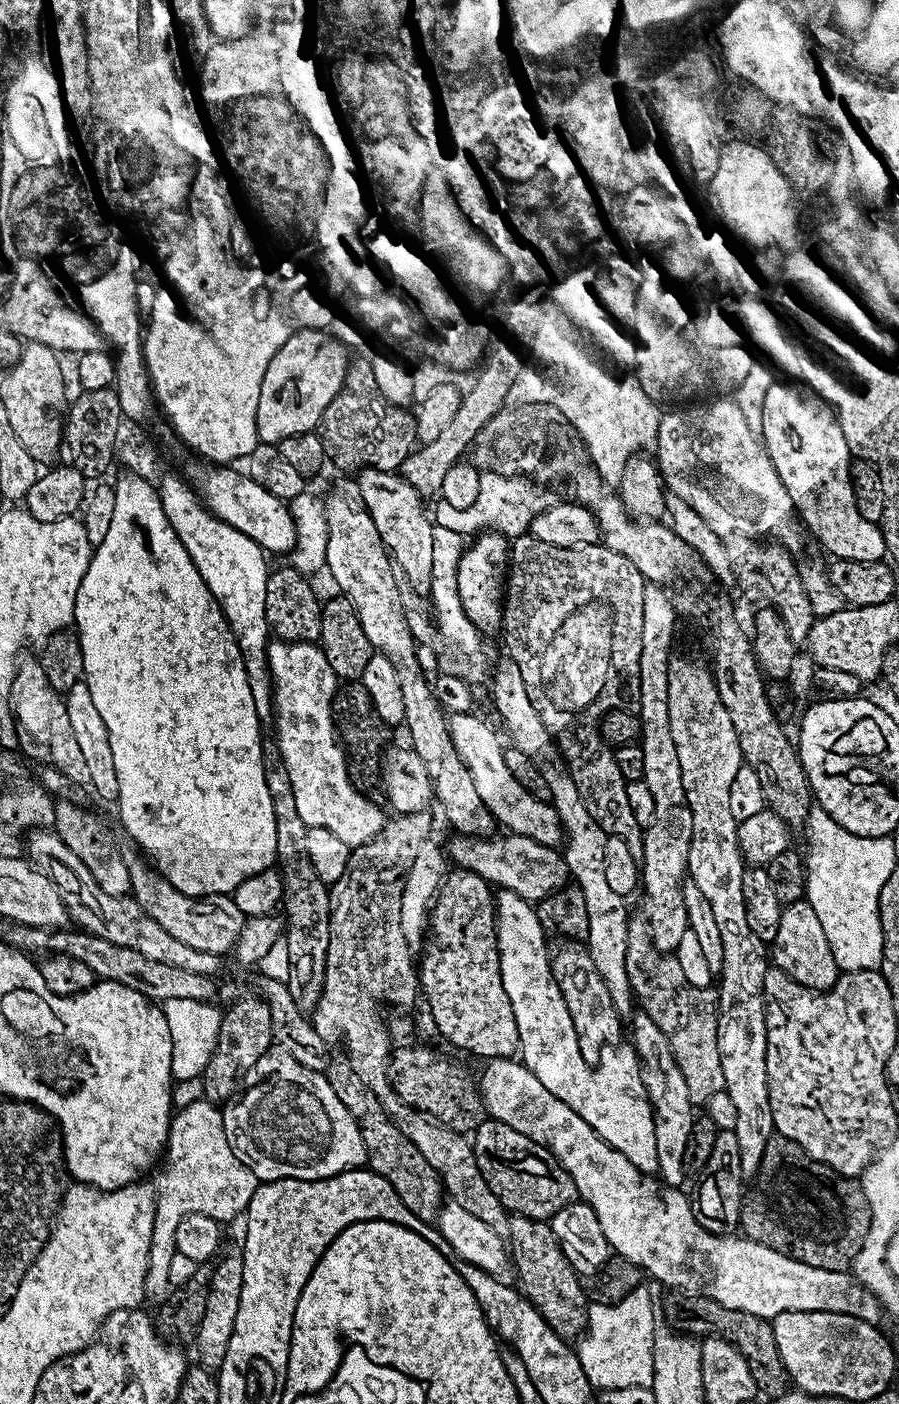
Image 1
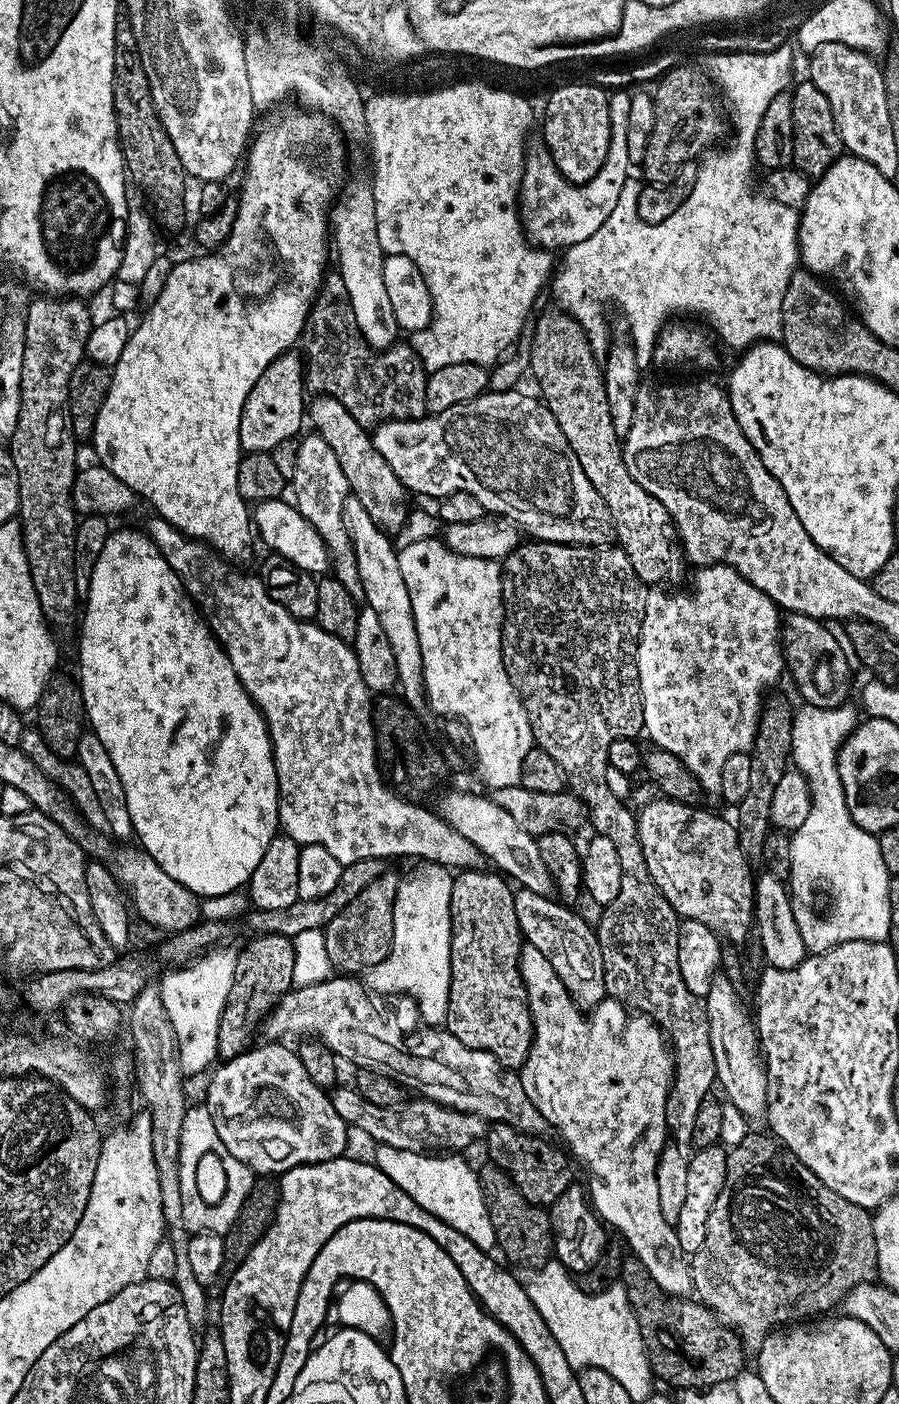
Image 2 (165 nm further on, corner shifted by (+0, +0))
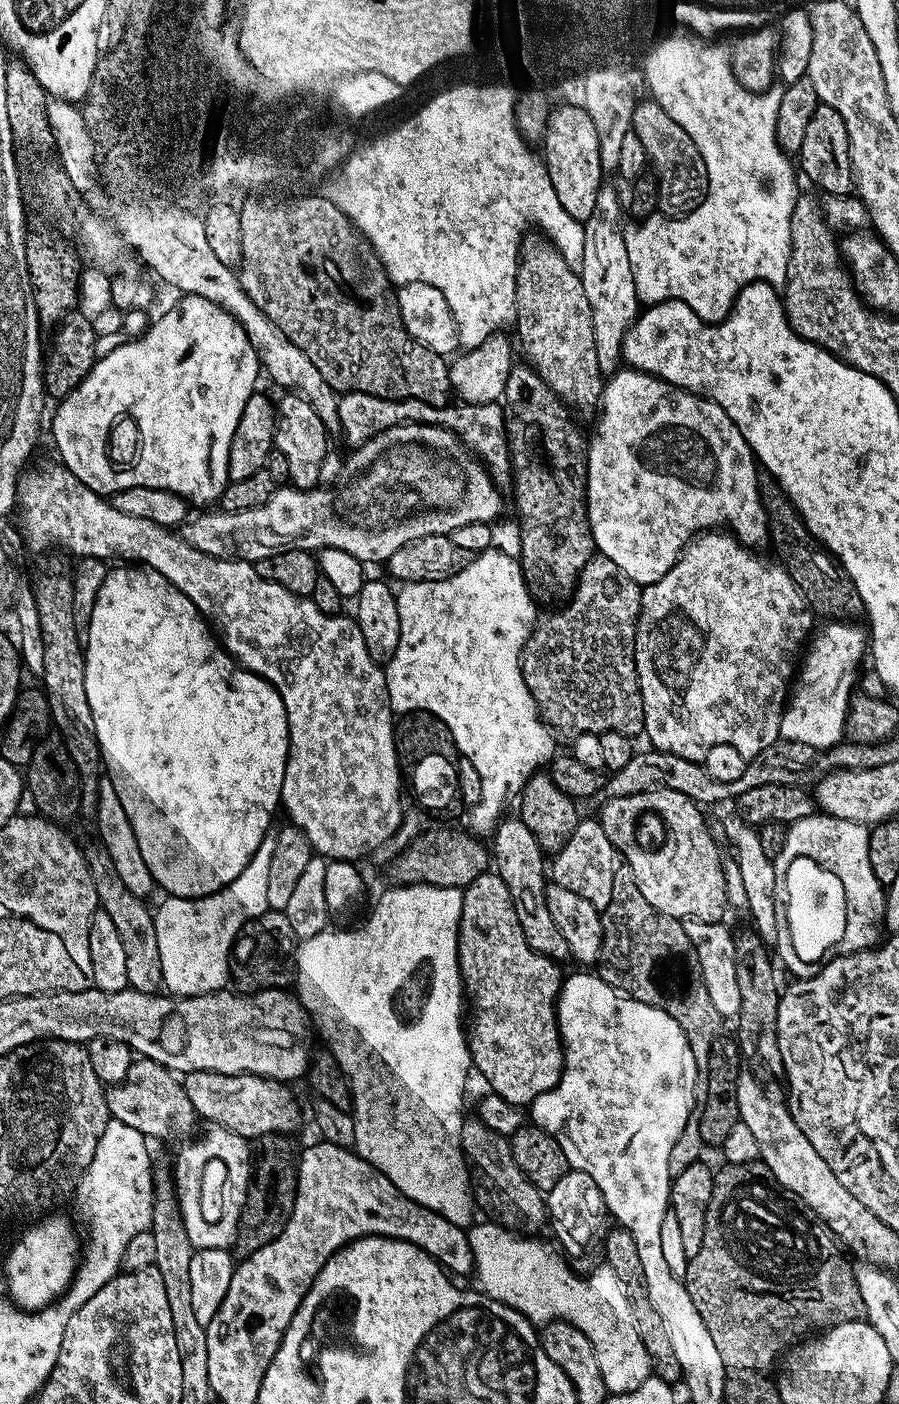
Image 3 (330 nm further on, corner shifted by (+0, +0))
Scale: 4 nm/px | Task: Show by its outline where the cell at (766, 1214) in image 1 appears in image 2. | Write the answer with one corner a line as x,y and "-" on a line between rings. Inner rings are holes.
756,1130
749,1131
748,1136
742,1138
742,1142
738,1142
738,1146
727,1149
727,1153
726,1182
722,1182
718,1202
714,1202
714,1210
710,1210
706,1242
702,1242
699,1250
691,1253
690,1256
692,1287
699,1303
705,1304
722,1323
727,1324
749,1349
756,1350
773,1330
779,1329
781,1326
791,1325
793,1322
804,1322
809,1318
831,1313
828,1311
835,1304
837,1307
843,1301
846,1293
854,1290
854,1286
877,1279
876,1239
872,1225
873,1213
854,1202
846,1202
846,1198
842,1198
842,1194
834,1194
834,1190
830,1190
830,1186
823,1184
807,1166
795,1158
789,1159
782,1151
781,1145
771,1135
759,1136

